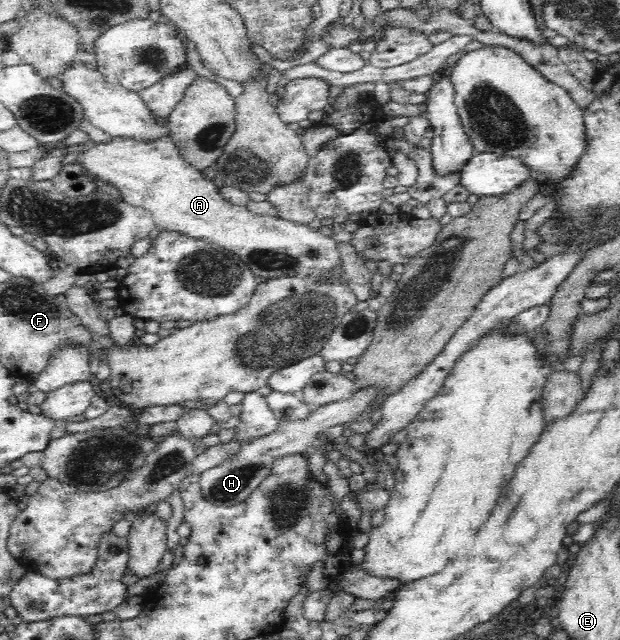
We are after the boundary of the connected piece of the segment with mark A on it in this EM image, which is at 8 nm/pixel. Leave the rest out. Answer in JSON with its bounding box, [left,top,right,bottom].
[75,134,341,280]

